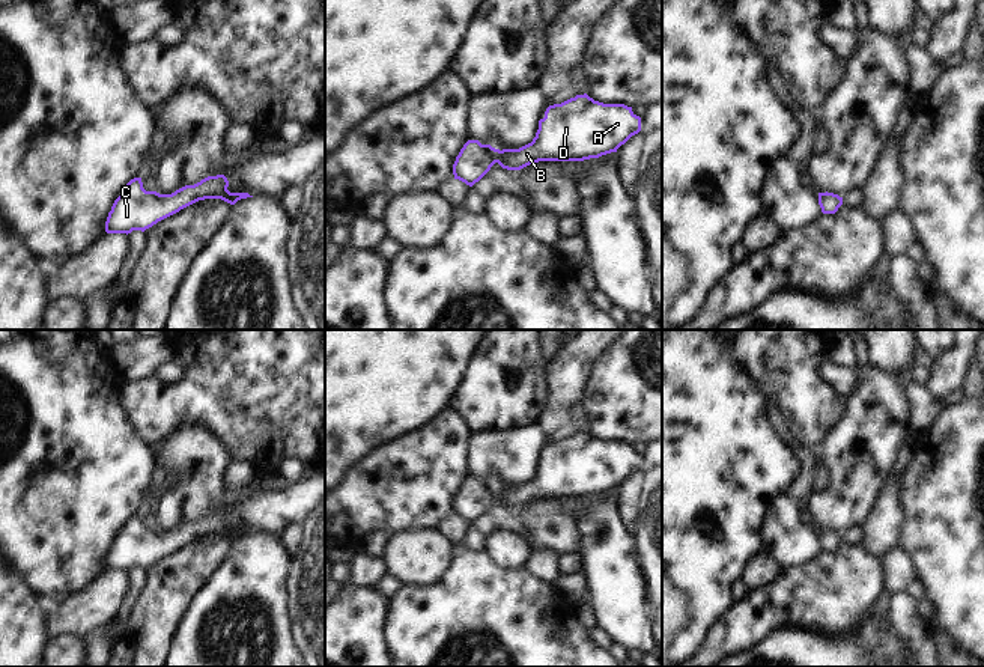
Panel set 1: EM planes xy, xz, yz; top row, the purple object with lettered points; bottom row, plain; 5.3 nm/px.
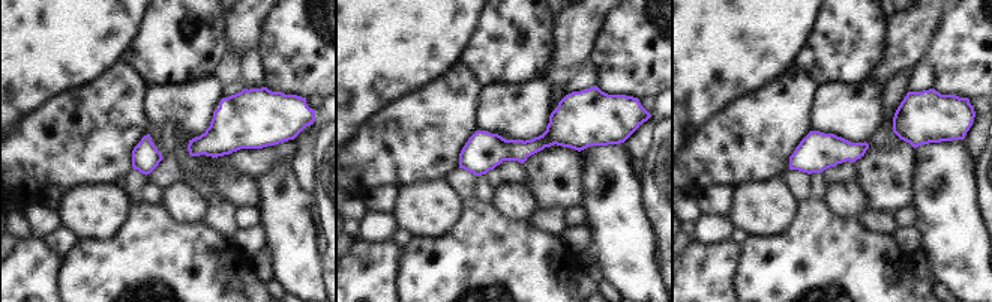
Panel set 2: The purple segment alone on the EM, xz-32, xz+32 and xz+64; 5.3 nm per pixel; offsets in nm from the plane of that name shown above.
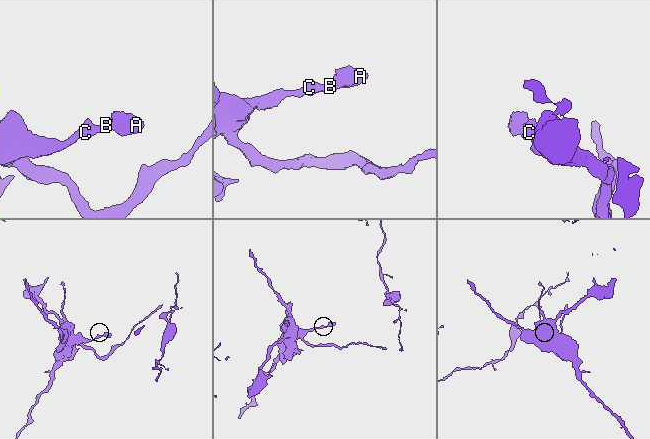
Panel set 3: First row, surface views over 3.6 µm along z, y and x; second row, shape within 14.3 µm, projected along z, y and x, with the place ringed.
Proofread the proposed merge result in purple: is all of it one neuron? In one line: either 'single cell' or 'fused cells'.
single cell

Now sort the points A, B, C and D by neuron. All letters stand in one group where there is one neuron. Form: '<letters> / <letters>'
A B C D

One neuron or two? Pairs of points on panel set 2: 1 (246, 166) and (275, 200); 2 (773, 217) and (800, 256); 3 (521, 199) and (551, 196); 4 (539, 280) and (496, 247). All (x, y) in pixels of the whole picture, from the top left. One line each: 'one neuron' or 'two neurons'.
1: two neurons
2: two neurons
3: two neurons
4: one neuron

